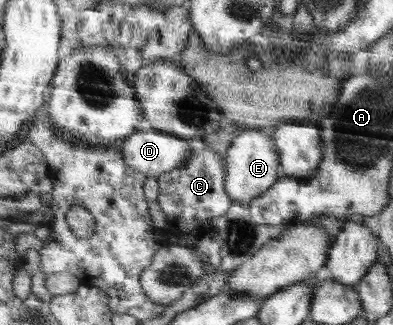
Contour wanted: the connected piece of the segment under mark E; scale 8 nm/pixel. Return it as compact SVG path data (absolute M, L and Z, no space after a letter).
M243 130L234 139L230 139L226 149L224 191L230 201L249 205L252 200L270 191L279 182L280 152L278 145L274 143L274 137L267 130Z

